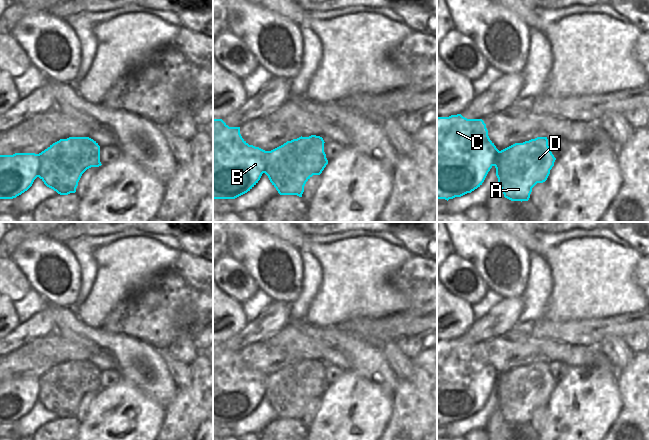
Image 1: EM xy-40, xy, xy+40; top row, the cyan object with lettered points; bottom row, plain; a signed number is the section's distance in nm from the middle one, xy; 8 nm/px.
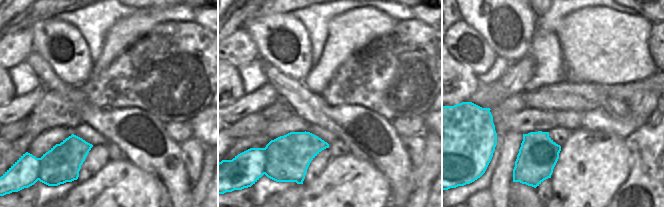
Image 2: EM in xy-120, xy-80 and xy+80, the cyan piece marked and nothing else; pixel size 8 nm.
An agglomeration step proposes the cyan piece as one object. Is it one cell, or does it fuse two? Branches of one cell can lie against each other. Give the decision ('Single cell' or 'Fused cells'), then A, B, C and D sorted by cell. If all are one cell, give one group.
Fused cells. Groups: A D / B C.

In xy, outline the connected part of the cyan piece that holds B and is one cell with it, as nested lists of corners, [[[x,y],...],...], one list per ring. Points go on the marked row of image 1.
[[[213,119],[213,199],[235,199],[250,191],[266,170],[268,151],[249,145],[240,134],[240,127],[229,127],[222,119]]]

